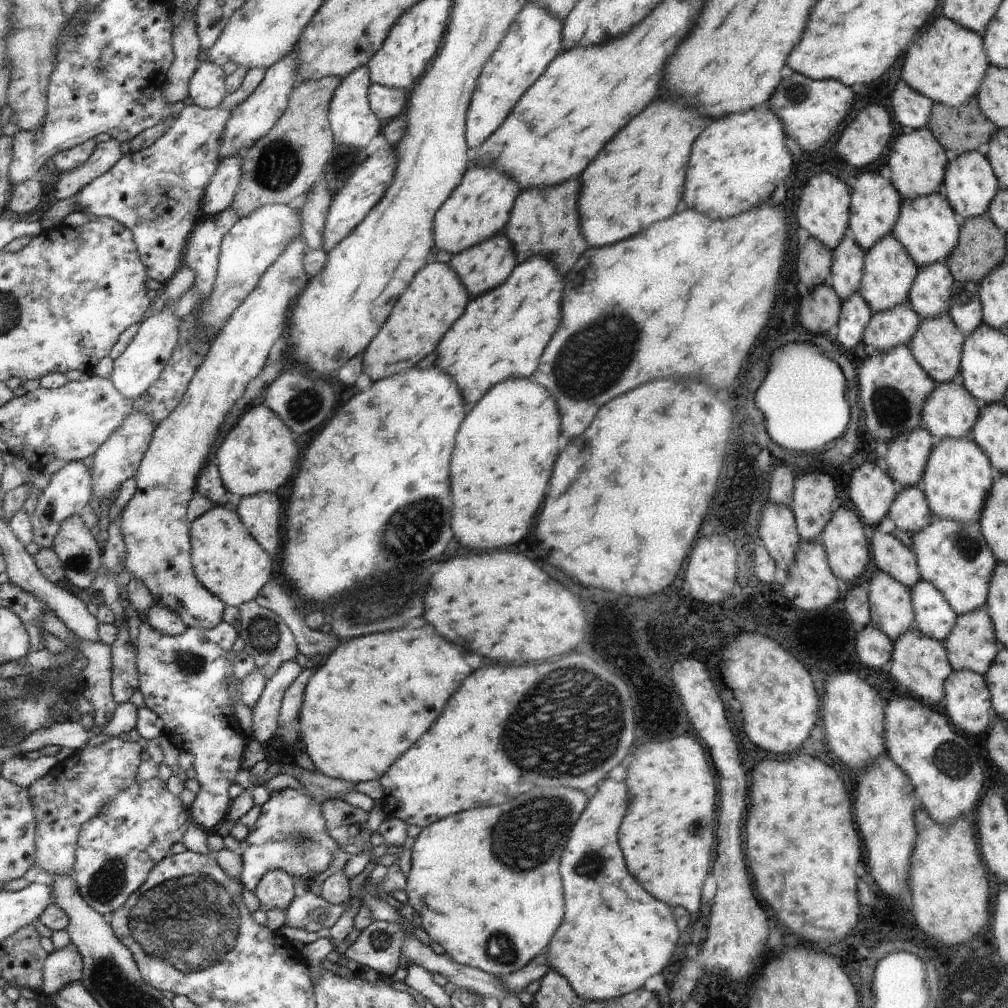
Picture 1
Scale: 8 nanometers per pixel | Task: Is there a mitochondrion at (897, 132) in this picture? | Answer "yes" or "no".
no

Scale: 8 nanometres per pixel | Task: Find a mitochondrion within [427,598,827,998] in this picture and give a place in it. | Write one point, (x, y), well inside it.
(570, 724)

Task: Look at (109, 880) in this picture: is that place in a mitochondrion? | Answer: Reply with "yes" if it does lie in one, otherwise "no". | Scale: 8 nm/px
yes

